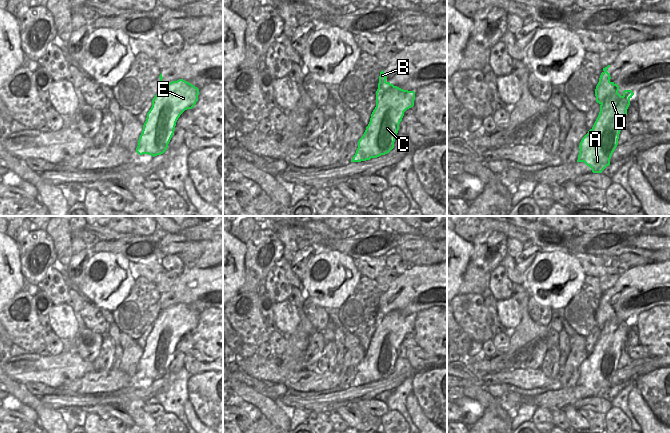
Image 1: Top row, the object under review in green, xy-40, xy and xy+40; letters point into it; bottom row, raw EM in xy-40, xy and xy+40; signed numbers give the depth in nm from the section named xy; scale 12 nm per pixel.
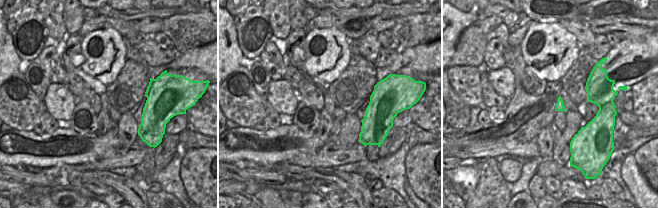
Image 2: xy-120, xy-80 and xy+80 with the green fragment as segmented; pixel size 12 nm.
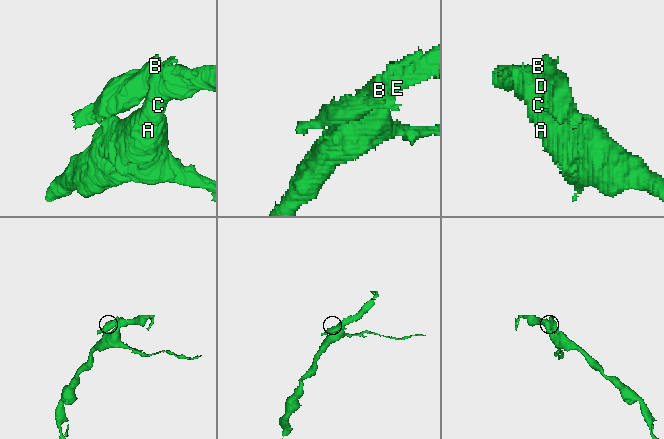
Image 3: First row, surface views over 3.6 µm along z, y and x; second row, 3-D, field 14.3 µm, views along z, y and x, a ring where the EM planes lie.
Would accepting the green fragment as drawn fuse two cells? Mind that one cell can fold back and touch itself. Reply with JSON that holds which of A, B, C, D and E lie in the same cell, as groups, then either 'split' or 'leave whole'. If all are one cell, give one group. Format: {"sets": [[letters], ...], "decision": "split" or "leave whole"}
{"sets": [["A", "C", "D", "E"], ["B"]], "decision": "split"}

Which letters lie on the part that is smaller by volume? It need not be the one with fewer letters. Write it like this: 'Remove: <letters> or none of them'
Remove: B

